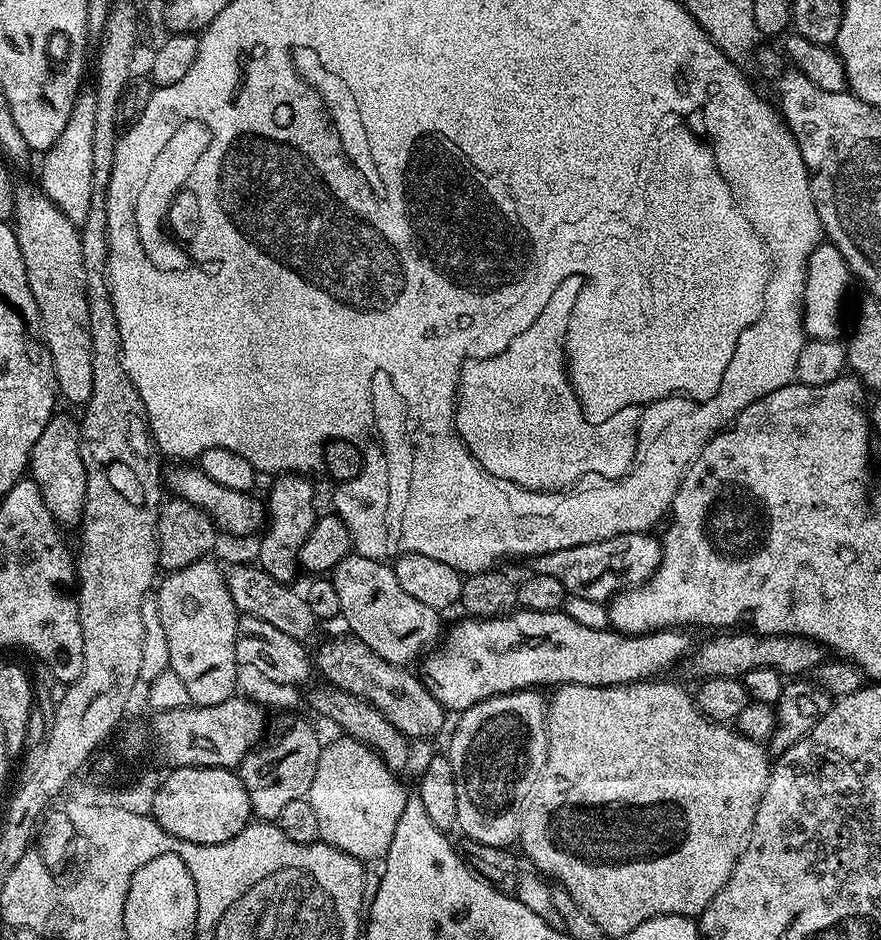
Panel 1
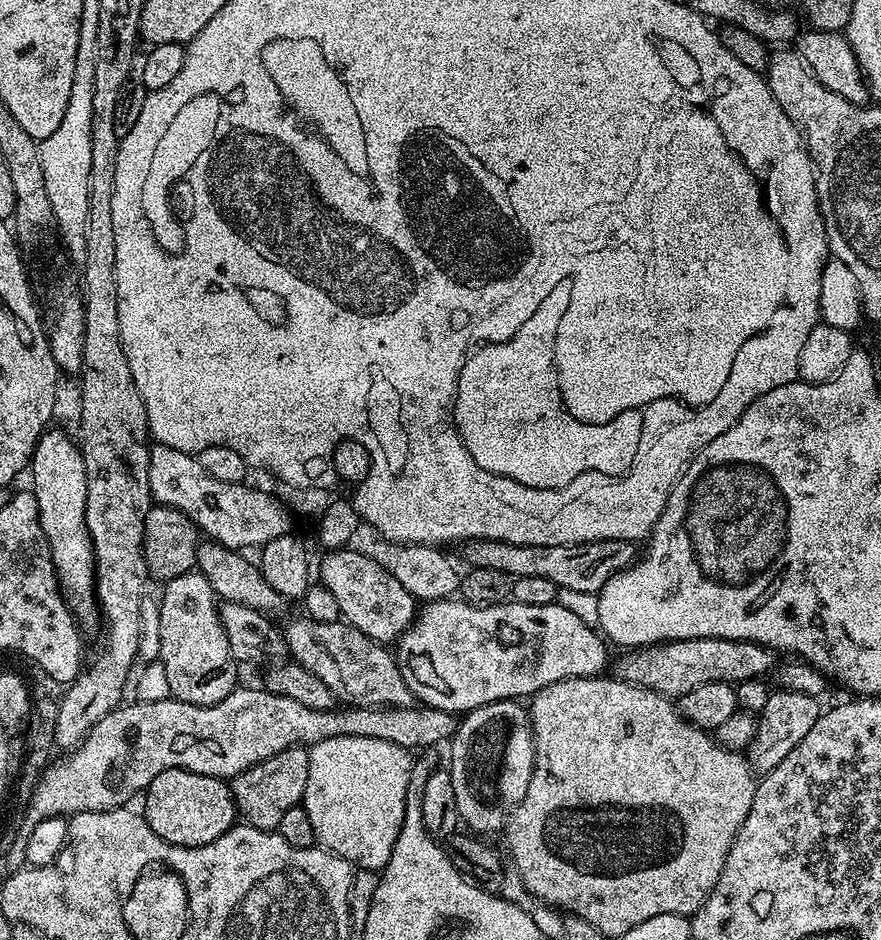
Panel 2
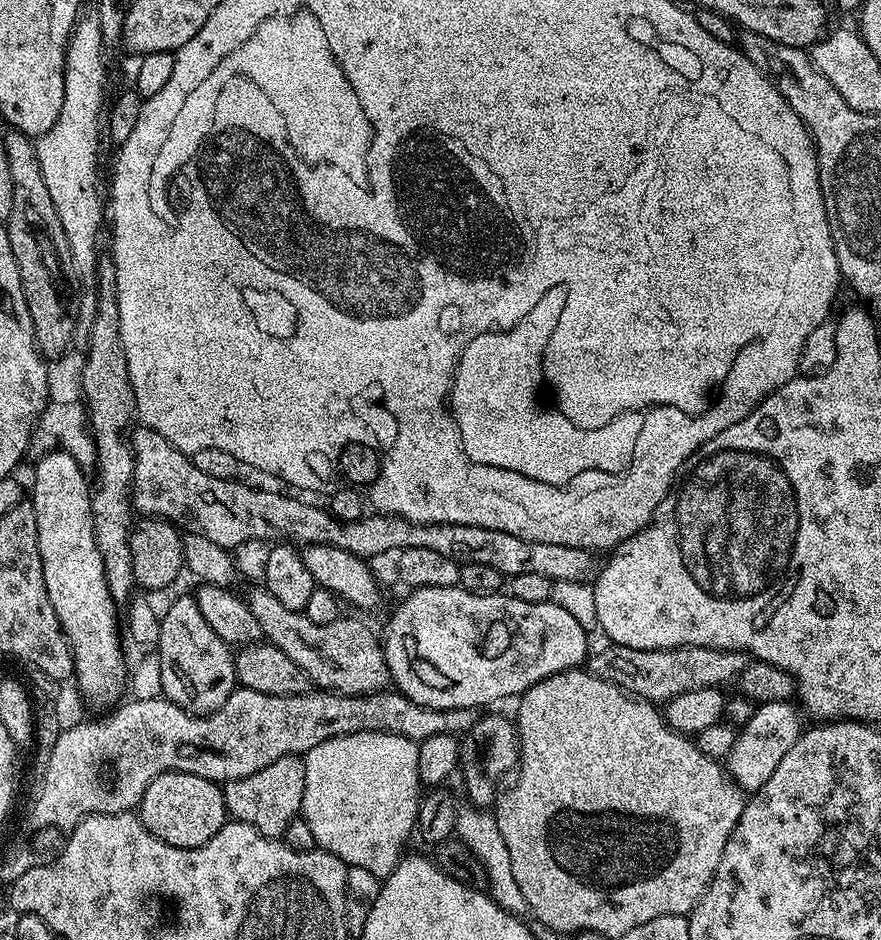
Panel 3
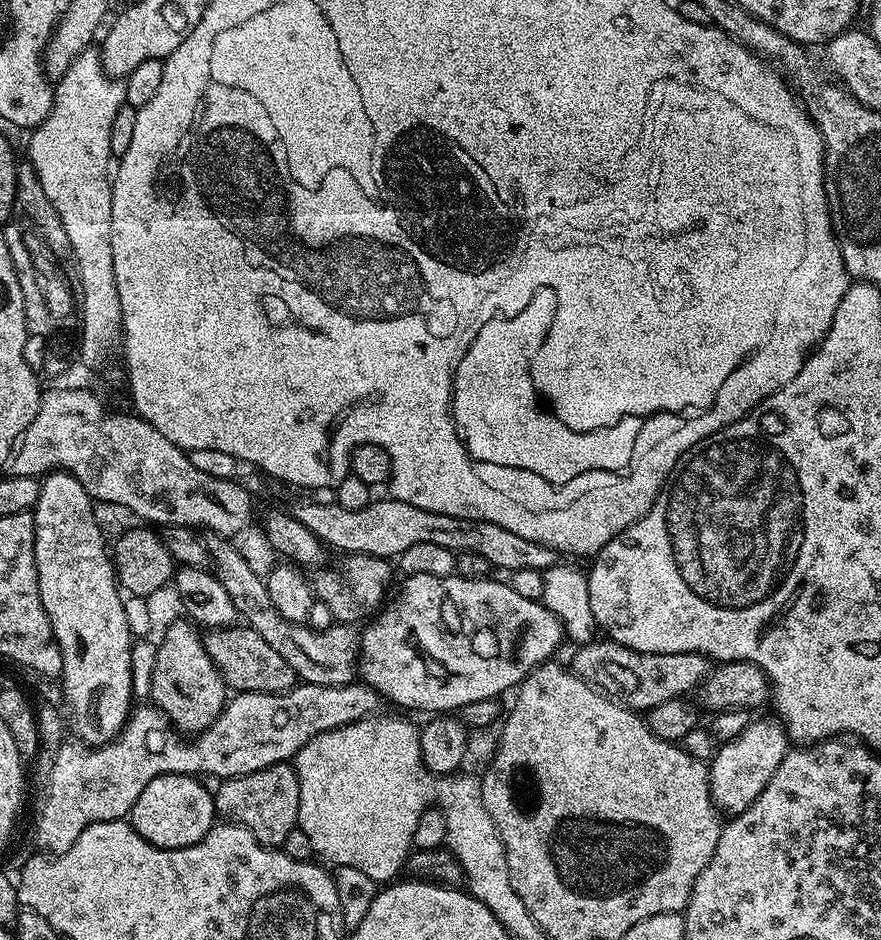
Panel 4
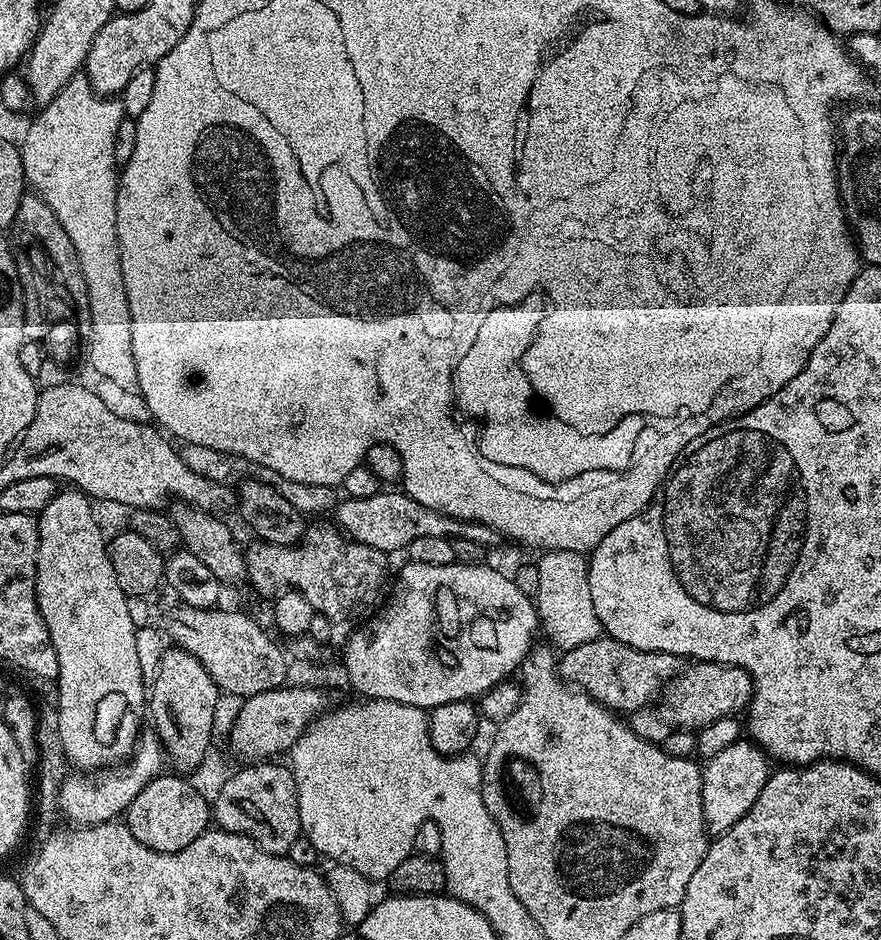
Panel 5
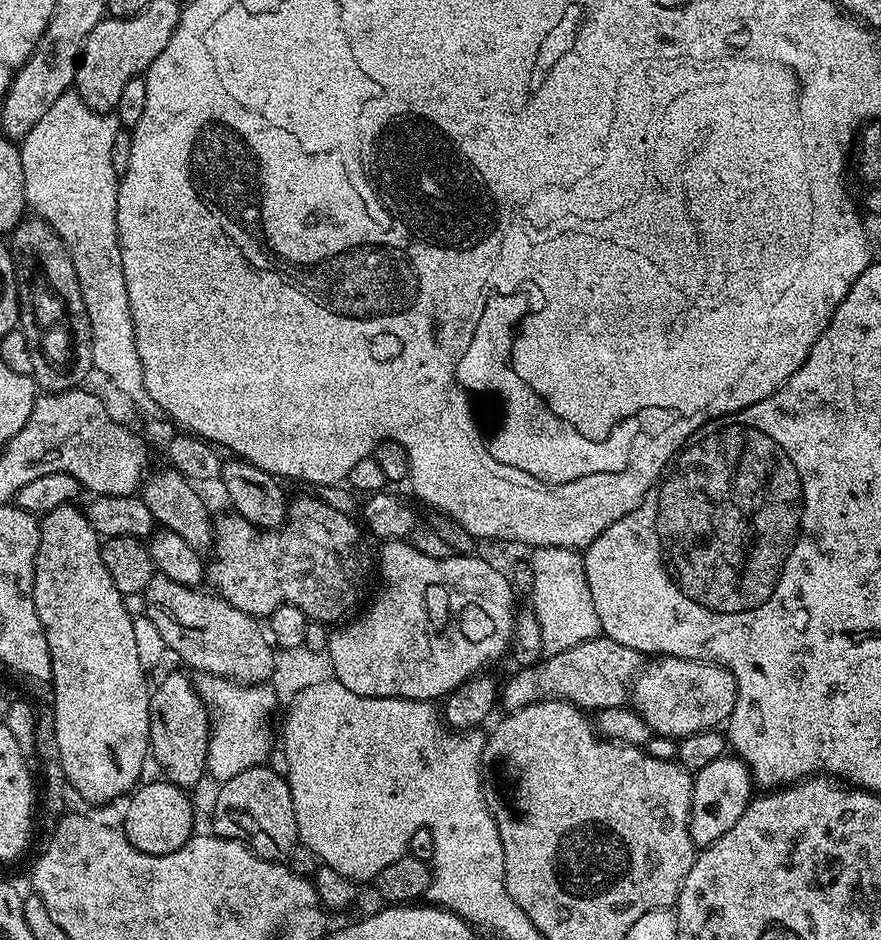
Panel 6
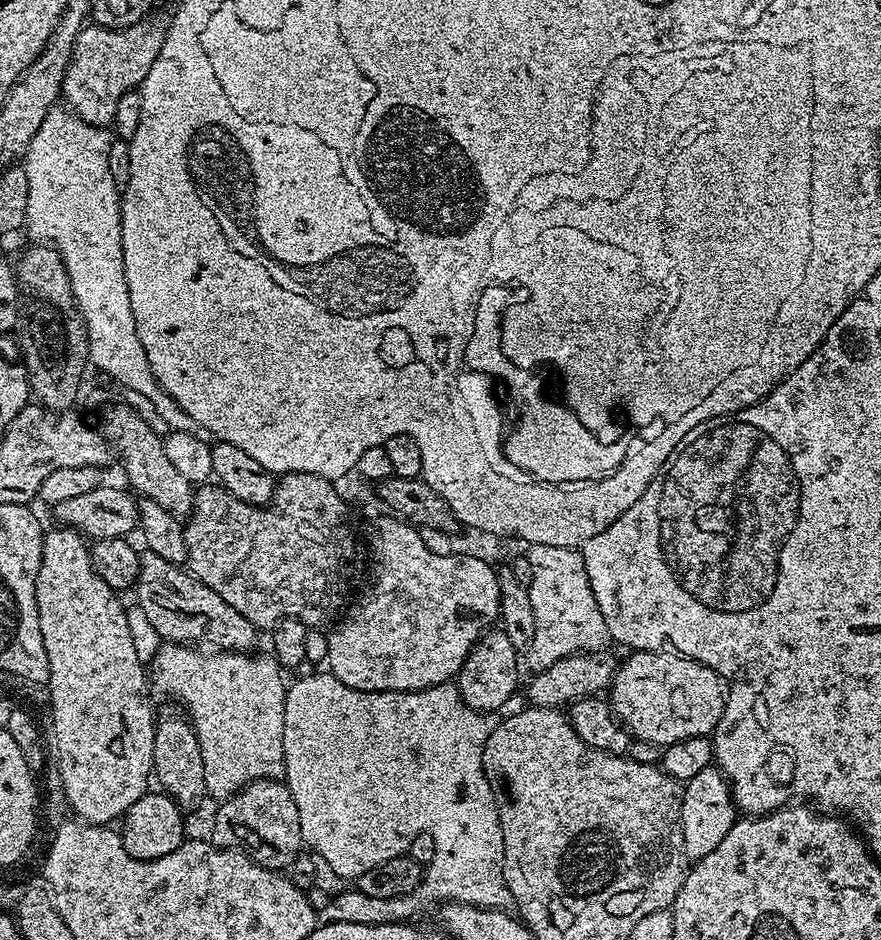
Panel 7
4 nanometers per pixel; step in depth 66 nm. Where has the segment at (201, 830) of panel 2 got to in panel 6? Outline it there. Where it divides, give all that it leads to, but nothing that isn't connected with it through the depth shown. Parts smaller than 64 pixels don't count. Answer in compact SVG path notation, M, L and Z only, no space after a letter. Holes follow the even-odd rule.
M163 778L152 780L149 784L141 783L127 797L128 805L124 808L122 831L130 846L142 850L142 854L161 856L178 850L187 840L192 839L196 812L192 809L192 800L188 796L191 795L185 789Z

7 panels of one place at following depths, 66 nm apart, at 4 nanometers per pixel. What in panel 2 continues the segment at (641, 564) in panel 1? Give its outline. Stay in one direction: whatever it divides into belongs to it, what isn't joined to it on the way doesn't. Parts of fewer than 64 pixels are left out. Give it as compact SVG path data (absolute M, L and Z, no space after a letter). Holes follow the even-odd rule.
M474 540L467 545L468 564L473 568L485 568L486 570L502 570L502 574L513 578L547 578L554 582L557 589L582 590L583 592L599 593L614 574L618 574L623 568L629 568L637 559L638 548L631 540L599 540L598 542L586 542L585 544L571 544L570 546L514 546L512 542L498 542L497 540Z

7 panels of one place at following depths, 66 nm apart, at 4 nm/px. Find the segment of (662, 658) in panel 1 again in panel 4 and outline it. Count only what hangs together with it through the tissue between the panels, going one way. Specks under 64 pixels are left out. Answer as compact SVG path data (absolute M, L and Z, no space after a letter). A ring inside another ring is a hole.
M434 574L404 576L402 580L404 585L401 586L400 593L393 600L391 597L379 609L375 618L367 621L366 627L368 629L363 629L360 632L358 672L362 677L363 683L370 685L375 692L379 692L385 701L393 700L394 703L401 704L404 708L417 708L420 712L428 712L427 714L448 714L453 710L465 708L470 702L482 702L483 700L503 697L502 694L507 688L509 690L515 689L539 664L549 663L555 657L552 655L555 654L556 647L562 642L565 643L566 640L564 628L561 626L558 617L549 608L544 607L541 601L522 598L512 589L511 583L504 581L503 584L500 580L492 579L471 580L465 576L457 576L455 574L450 576L435 576Z

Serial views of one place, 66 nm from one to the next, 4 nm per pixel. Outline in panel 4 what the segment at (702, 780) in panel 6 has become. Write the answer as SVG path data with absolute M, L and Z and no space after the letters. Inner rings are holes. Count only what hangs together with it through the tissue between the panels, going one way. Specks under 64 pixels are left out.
M754 718L746 726L746 730L738 734L738 738L723 741L717 747L716 757L708 764L708 785L712 803L721 813L745 812L754 802L754 798L762 794L766 782L774 778L774 770L778 770L782 758L789 752L788 733L779 719L771 719Z

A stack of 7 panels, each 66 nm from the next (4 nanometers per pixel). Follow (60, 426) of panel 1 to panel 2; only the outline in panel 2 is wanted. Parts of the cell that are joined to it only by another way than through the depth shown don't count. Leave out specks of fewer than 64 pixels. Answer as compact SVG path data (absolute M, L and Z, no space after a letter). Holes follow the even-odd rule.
M57 426L49 427L38 438L36 449L32 451L30 473L32 484L30 490L38 502L42 530L46 534L46 542L52 551L52 563L56 565L56 577L60 579L60 593L71 608L81 629L97 627L101 619L99 607L96 603L96 559L92 549L92 539L86 526L86 466L84 456L80 453L79 443L72 440Z

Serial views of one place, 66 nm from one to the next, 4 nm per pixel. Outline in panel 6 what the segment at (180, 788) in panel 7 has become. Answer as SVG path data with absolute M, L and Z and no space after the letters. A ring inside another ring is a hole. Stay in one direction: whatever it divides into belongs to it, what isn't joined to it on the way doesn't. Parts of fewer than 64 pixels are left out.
M172 672L160 685L151 689L150 738L148 746L151 759L161 768L163 779L179 788L192 790L208 772L208 738L210 735L210 713L197 692L193 677Z

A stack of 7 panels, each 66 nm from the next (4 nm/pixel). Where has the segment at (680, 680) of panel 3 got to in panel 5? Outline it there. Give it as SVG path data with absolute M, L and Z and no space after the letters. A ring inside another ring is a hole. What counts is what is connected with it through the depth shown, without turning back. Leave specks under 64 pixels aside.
M604 634L594 642L582 642L582 646L567 649L559 657L558 671L569 685L575 686L588 696L593 696L605 708L610 708L617 714L627 714L639 708L649 707L655 701L652 699L656 695L657 699L665 691L666 686L671 684L682 671L680 660L681 657L677 653L638 650L634 646L626 646L622 642L618 642L612 639L611 636Z

